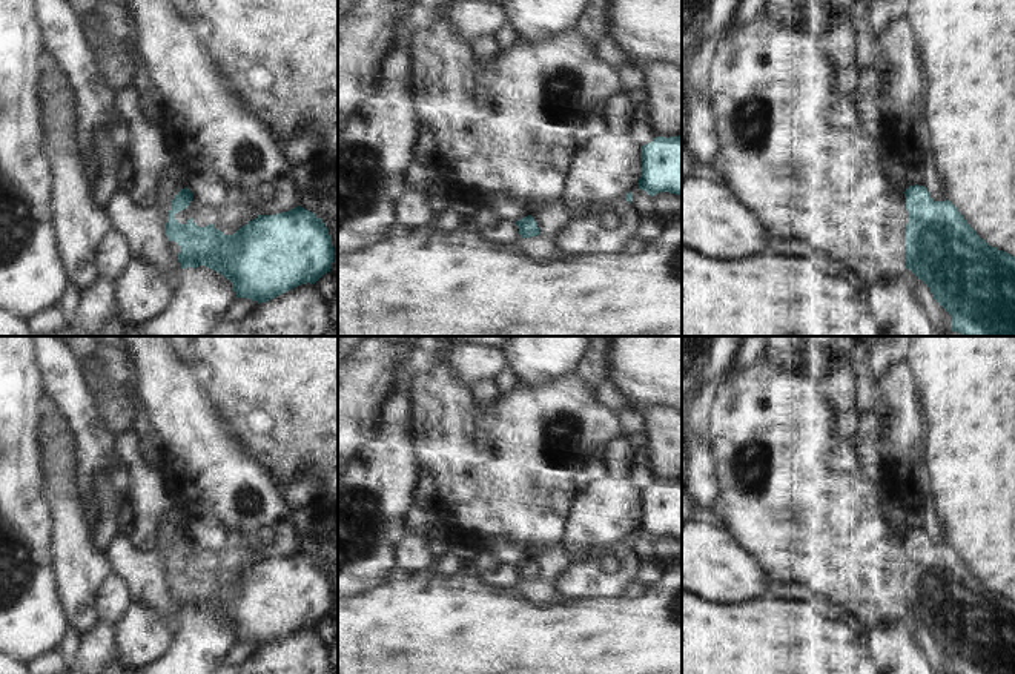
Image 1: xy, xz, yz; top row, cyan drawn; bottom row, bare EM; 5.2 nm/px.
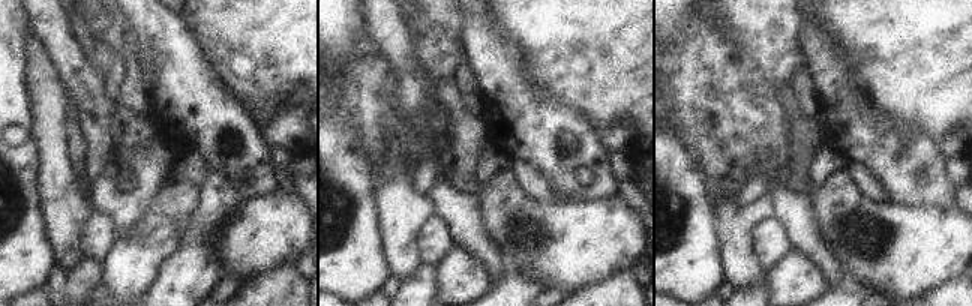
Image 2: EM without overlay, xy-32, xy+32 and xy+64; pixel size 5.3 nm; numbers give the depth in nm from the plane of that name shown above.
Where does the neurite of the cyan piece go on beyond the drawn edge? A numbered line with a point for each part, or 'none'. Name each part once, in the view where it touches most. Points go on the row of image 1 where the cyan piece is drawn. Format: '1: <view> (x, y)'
none

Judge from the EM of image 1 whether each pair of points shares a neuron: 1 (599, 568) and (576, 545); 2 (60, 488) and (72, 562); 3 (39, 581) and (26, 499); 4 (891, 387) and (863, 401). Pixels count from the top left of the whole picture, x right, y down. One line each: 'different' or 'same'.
1: different
2: same
3: same
4: different

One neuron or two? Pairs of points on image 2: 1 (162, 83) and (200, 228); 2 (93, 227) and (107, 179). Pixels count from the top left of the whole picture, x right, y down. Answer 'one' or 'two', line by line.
1: two
2: two

